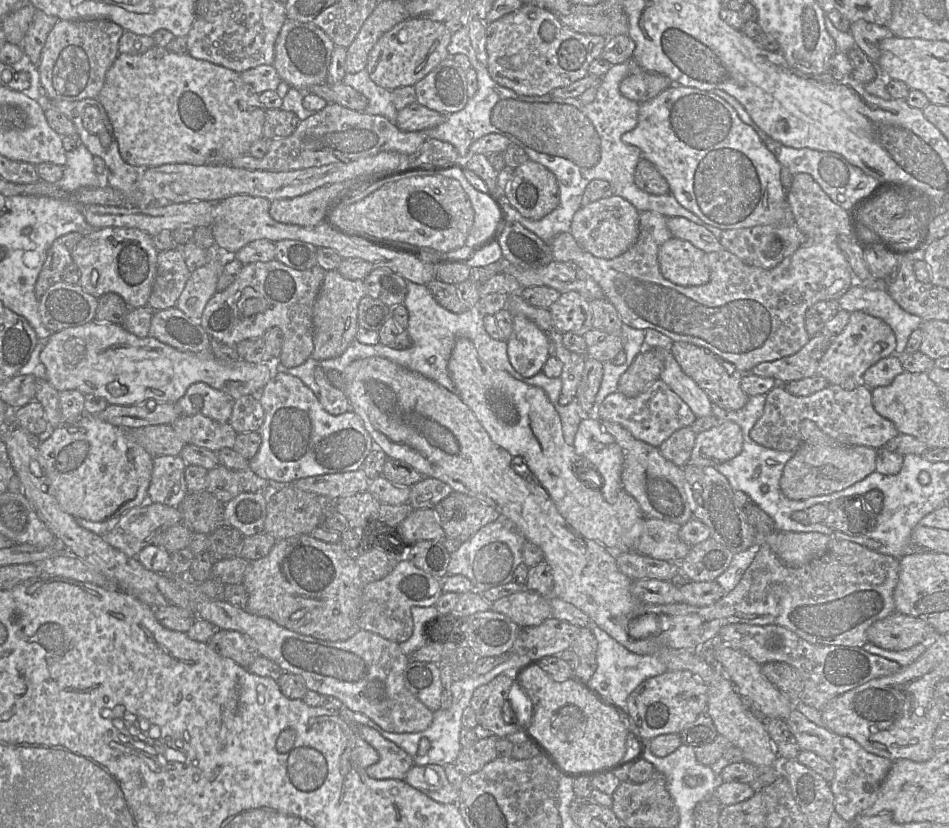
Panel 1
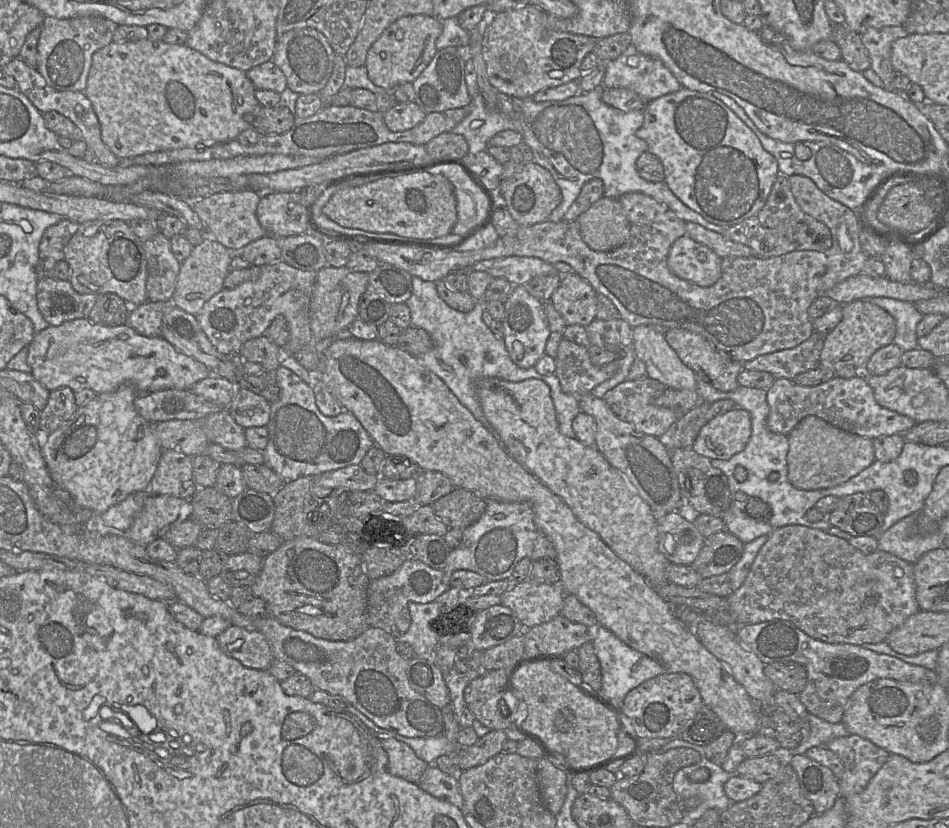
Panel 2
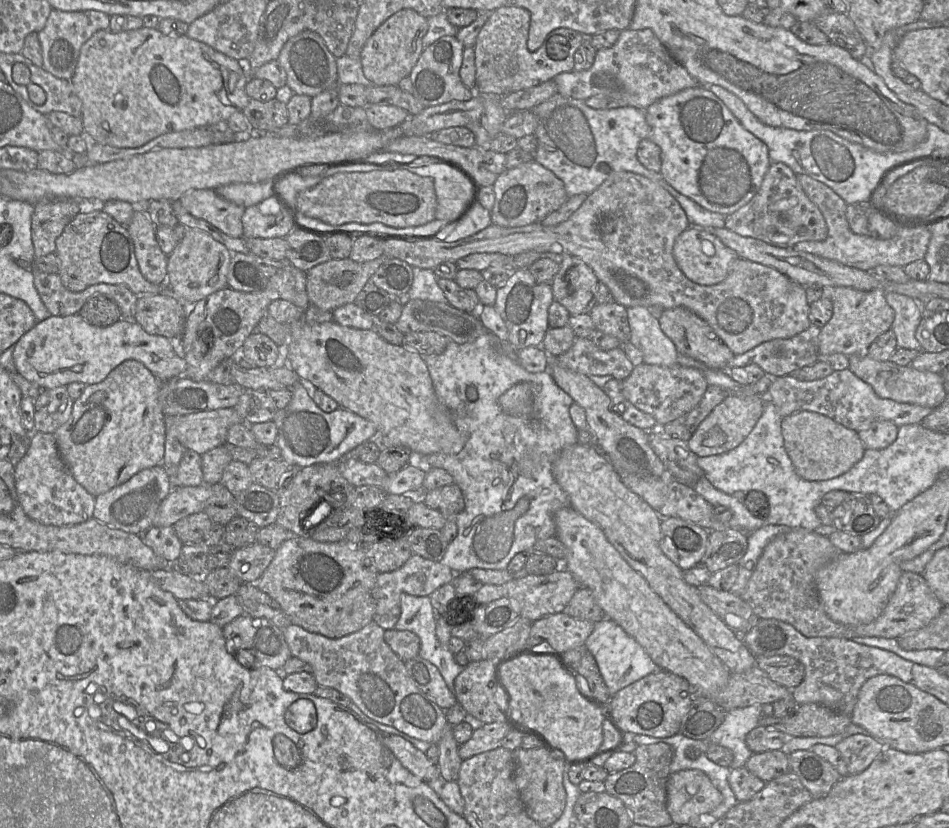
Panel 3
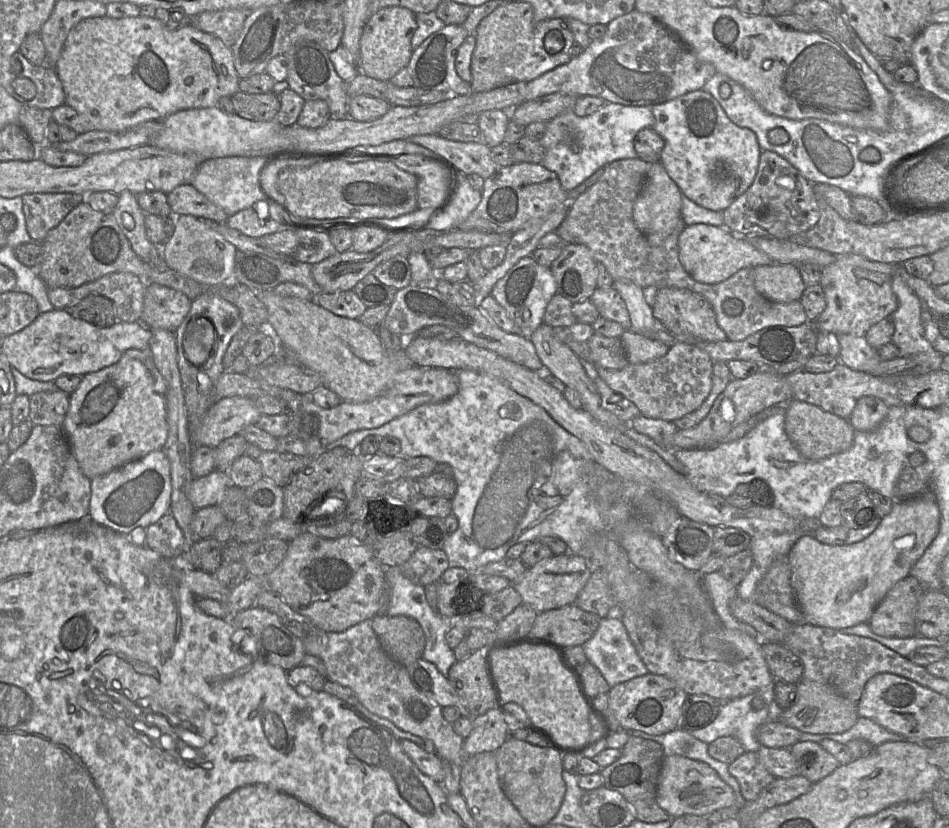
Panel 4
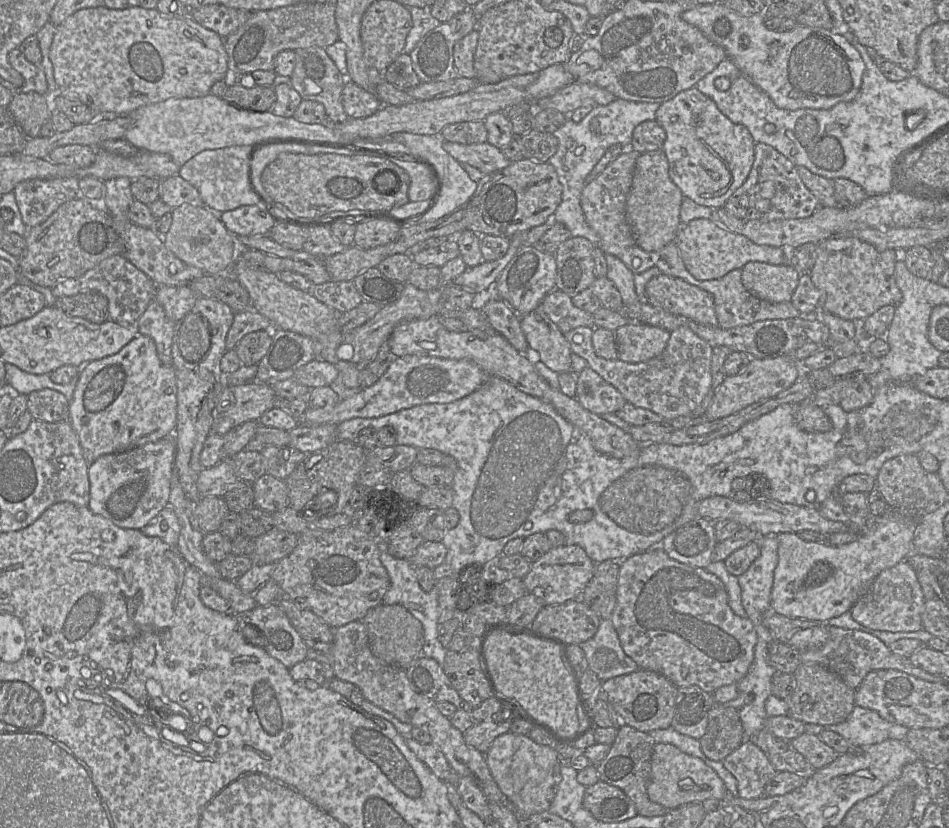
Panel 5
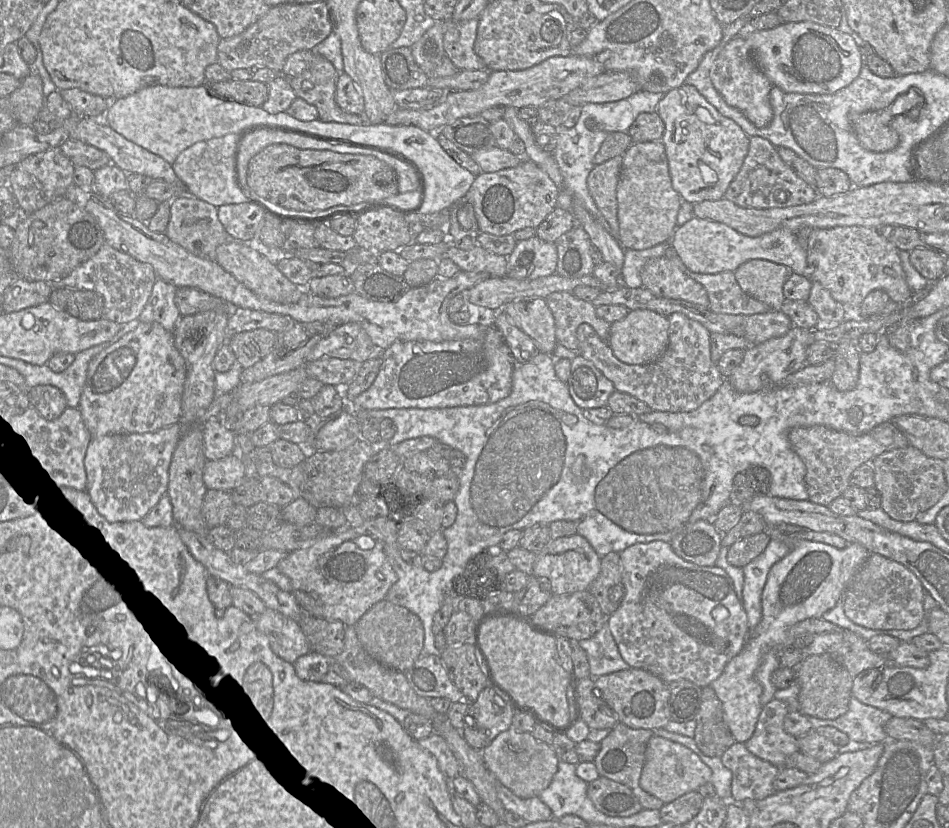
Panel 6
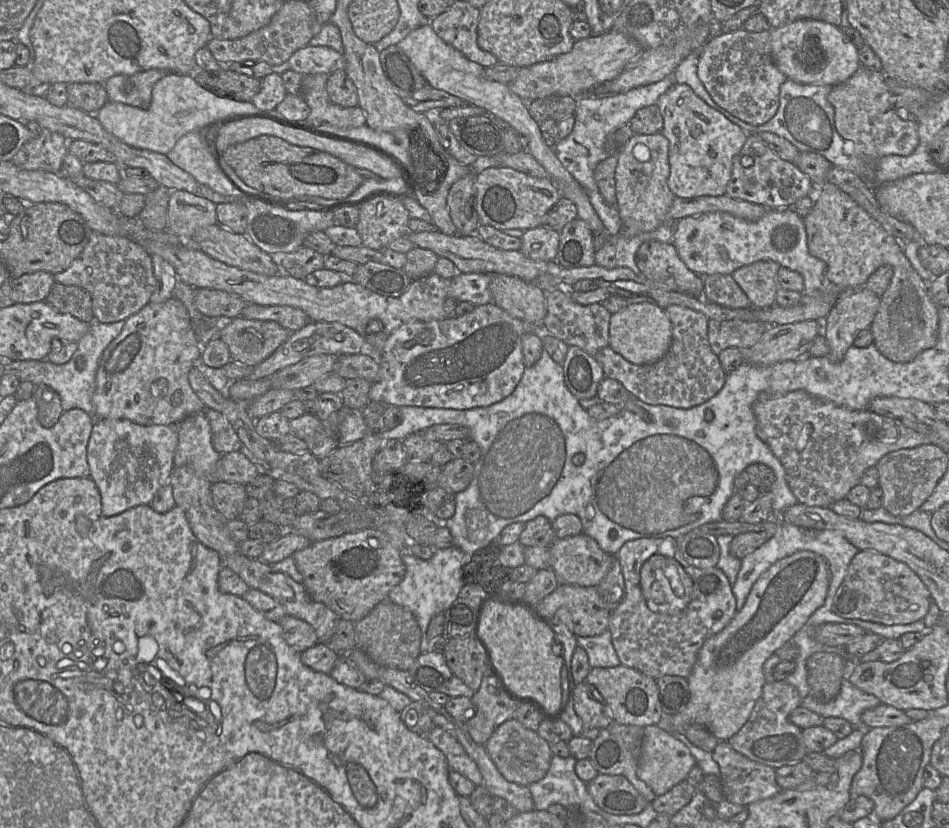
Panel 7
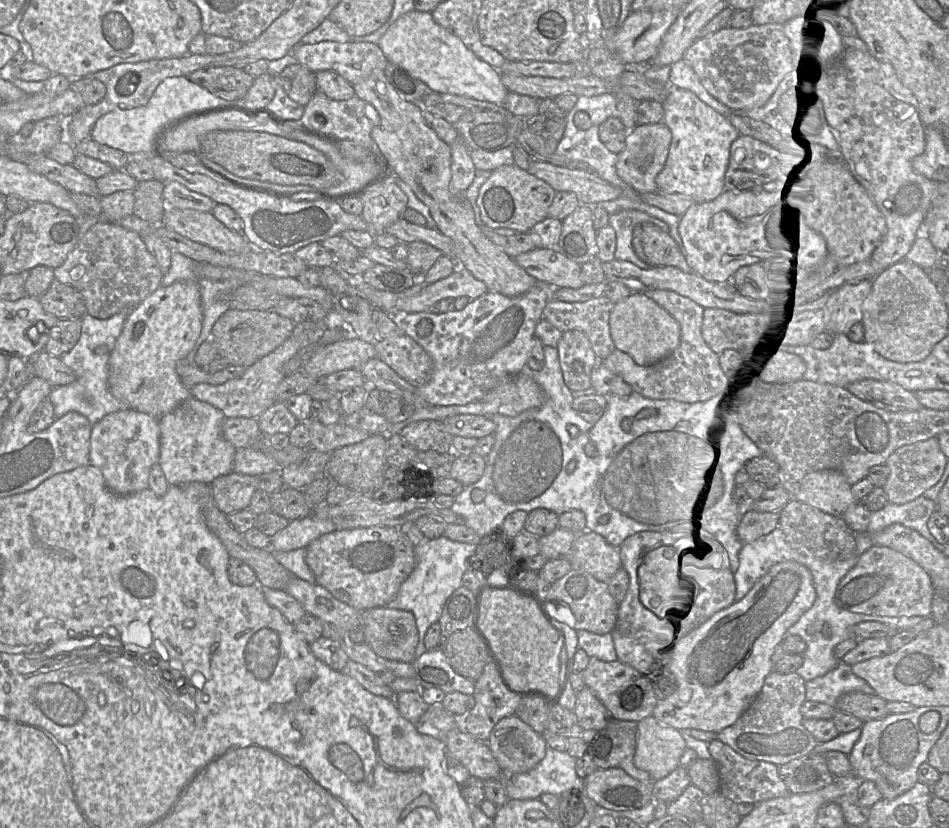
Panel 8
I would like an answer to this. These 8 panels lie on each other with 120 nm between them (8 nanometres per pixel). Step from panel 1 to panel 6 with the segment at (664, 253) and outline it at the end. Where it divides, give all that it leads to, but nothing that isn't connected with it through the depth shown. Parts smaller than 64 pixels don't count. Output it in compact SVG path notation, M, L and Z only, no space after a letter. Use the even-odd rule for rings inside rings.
M693 217L683 225L677 226L670 240L670 245L684 265L695 273L734 272L749 260L764 259L785 265L793 273L809 277L806 251L798 243L796 232L788 229L777 229L761 236L750 237L726 224Z

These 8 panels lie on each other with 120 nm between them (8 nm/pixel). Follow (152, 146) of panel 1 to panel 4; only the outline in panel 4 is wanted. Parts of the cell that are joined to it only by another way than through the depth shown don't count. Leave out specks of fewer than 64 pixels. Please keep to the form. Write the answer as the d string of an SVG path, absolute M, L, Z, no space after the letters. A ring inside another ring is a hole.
M106 15L86 18L80 21L70 30L54 69L63 85L65 103L75 109L81 116L84 116L93 127L93 130L109 132L123 132L147 121L162 121L167 116L181 110L214 107L217 106L220 98L224 96L231 97L240 91L240 78L234 66L231 48L226 46L221 39L201 31L192 23L179 29L171 30L155 17L142 15L125 18L111 18Z

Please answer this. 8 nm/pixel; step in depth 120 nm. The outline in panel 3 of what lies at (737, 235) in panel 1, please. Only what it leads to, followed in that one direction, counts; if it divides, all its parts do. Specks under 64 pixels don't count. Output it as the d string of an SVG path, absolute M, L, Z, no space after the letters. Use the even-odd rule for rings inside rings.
M771 162L758 192L747 204L725 216L725 227L780 247L792 247L801 241L823 241L828 235L822 213L803 191L797 175L782 162Z

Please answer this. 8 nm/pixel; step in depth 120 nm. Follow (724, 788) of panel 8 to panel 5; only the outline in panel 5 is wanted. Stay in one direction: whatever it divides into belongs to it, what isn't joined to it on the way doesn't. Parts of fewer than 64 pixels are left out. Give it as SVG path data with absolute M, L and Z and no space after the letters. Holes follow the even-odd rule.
M751 740L744 741L722 763L736 779L737 795L744 799L762 797L765 784L776 773L768 755Z

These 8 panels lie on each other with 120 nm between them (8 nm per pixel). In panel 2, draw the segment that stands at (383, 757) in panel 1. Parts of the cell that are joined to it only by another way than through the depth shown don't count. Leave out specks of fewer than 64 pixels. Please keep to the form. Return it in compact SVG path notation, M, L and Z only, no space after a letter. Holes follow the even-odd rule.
M384 737L380 743L388 756L387 771L417 784L429 764L420 759L406 743L395 738Z

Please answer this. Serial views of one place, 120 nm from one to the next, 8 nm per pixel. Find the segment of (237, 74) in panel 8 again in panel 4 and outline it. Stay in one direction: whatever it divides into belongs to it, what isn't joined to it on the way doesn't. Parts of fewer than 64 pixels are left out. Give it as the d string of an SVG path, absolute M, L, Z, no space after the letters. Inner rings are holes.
M238 91L230 98L234 112L252 121L274 121L281 106L279 96L273 91L260 94Z

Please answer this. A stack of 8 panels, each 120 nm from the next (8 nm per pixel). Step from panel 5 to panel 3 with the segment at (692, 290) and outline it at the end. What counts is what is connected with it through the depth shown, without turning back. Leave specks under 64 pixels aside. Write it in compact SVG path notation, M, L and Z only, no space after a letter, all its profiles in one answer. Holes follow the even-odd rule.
M684 307L665 309L662 311L658 321L664 334L676 346L678 353L700 361L712 369L730 367L730 360L734 354L711 326L694 312Z

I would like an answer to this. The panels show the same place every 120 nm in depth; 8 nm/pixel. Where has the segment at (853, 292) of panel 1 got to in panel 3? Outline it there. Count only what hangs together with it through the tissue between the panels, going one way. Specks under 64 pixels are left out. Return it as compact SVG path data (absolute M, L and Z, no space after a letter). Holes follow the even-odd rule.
M886 292L885 298L894 310L894 320L891 326L898 348L923 351L916 339L916 330L923 318L923 303L913 298L895 292Z

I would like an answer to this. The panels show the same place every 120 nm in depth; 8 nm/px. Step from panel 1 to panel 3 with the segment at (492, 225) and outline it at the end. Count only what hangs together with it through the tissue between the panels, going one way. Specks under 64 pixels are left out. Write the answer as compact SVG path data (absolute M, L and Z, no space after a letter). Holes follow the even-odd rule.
M391 161L390 165L395 169L432 178L437 197L435 217L439 220L454 222L476 203L474 186L453 167L438 163L408 165L396 161Z

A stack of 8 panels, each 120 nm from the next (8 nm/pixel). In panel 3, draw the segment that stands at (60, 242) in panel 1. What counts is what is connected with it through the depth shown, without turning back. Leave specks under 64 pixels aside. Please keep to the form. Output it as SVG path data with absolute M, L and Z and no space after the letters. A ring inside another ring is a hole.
M72 198L34 204L31 237L35 258L55 252L56 239L66 225L83 209L83 205L83 202Z

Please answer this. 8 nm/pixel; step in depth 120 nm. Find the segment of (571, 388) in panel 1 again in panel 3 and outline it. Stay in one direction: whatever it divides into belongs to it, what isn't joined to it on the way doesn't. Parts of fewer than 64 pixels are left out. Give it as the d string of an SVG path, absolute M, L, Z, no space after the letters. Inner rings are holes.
M576 337L571 348L557 358L557 363L568 370L587 376L612 376L623 381L633 370L621 346L604 351L589 338Z

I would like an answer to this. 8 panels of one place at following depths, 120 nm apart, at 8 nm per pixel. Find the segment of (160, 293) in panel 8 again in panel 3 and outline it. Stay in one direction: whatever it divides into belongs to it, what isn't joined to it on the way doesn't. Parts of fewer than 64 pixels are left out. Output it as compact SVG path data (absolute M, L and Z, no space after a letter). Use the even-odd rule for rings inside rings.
M126 360L97 384L87 385L73 403L70 418L53 433L68 470L90 494L97 497L131 479L138 472L162 465L165 453L165 415L159 402L161 382L141 362Z

